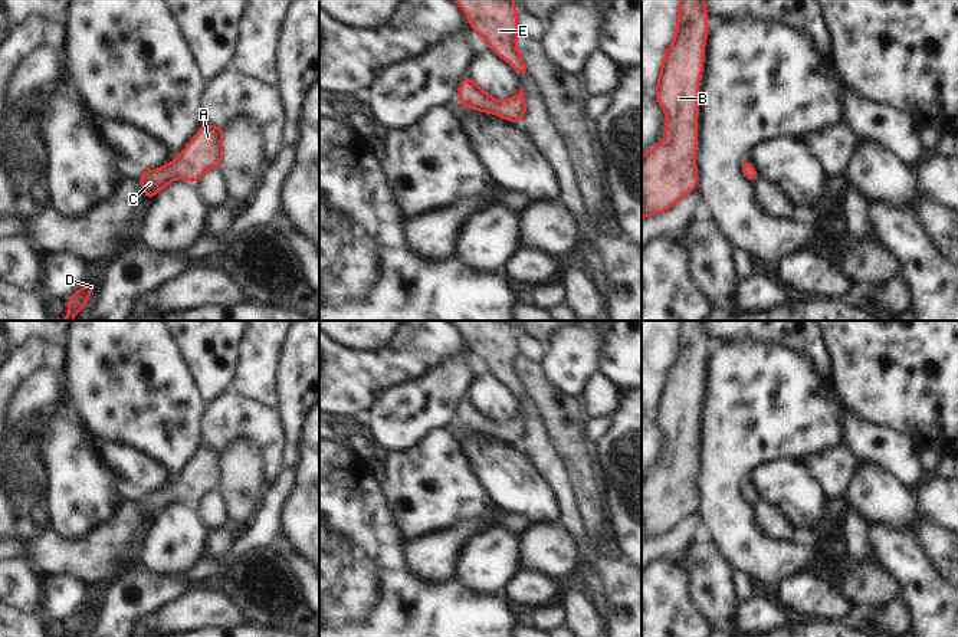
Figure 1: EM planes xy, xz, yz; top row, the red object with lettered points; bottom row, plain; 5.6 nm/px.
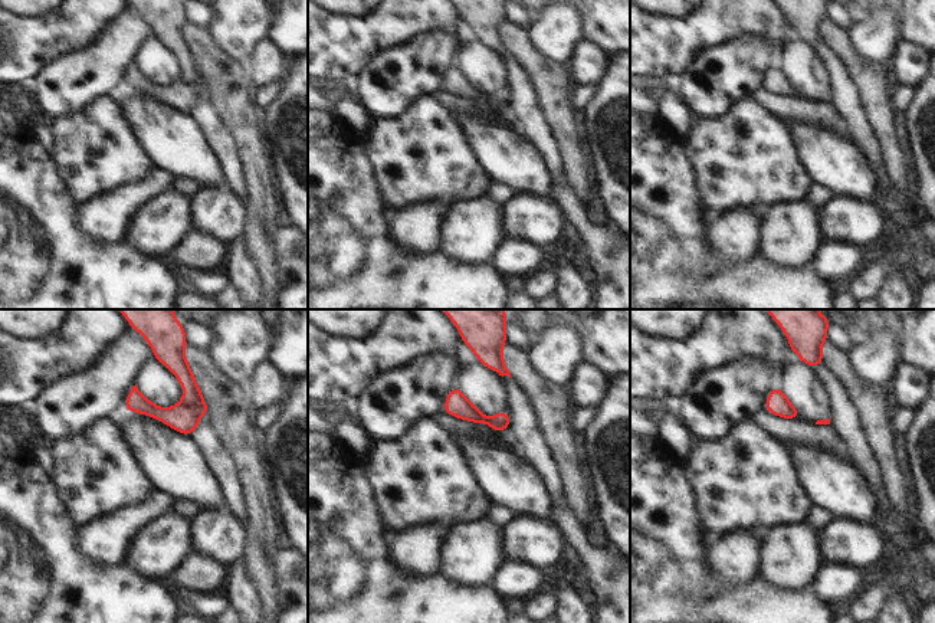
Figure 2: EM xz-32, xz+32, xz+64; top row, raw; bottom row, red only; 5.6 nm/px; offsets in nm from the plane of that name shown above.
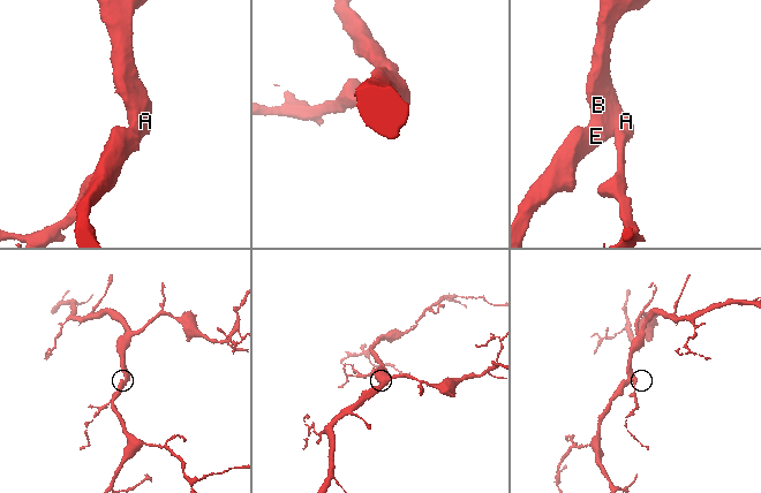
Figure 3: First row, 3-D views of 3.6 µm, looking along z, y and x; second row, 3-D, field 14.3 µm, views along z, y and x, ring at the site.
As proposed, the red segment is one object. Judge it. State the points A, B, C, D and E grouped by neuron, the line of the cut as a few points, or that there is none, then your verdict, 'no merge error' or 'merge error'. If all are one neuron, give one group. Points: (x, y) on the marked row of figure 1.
A B C D E; no cut; no merge error

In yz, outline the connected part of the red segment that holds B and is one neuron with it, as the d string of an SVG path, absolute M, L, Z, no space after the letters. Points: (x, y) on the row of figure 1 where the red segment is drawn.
M679 0L675 39L665 50L656 88L656 99L666 116L666 137L653 151L642 155L642 219L669 210L698 185L698 93L709 30L708 19L703 0Z

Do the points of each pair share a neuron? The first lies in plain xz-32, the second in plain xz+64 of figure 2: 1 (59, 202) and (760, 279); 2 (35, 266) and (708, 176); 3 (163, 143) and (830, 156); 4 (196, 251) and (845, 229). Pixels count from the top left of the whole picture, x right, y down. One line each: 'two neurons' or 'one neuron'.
1: one neuron
2: two neurons
3: one neuron
4: two neurons

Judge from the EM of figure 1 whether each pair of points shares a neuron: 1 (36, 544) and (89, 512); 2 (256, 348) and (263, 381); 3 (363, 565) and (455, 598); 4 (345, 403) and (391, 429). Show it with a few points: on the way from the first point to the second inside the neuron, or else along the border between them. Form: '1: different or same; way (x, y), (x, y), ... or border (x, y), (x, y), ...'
1: different; border (51, 525), (69, 538), (85, 539), (91, 535)
2: same; way (258, 357), (258, 373)
3: same; way (386, 581), (406, 598), (432, 598)
4: different; border (389, 390), (363, 417)

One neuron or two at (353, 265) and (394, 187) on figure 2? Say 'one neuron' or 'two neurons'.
two neurons

